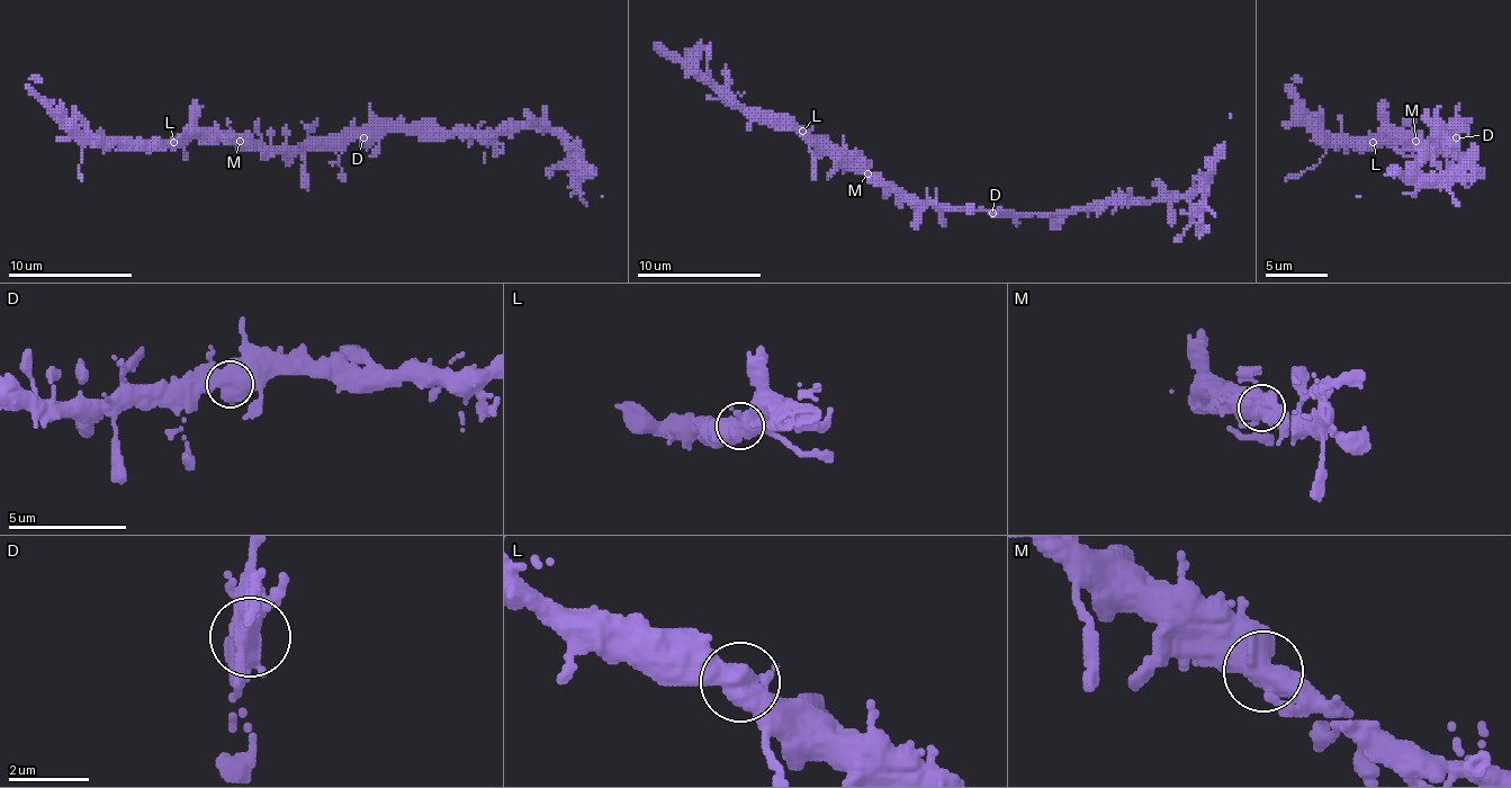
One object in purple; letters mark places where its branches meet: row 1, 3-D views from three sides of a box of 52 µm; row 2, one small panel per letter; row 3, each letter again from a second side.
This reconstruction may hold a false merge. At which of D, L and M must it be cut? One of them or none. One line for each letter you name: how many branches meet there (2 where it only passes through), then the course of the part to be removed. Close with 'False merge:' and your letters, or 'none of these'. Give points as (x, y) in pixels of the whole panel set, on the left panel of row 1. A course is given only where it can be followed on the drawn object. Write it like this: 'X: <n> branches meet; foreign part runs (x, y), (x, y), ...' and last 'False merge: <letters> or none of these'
False merge: none of these

